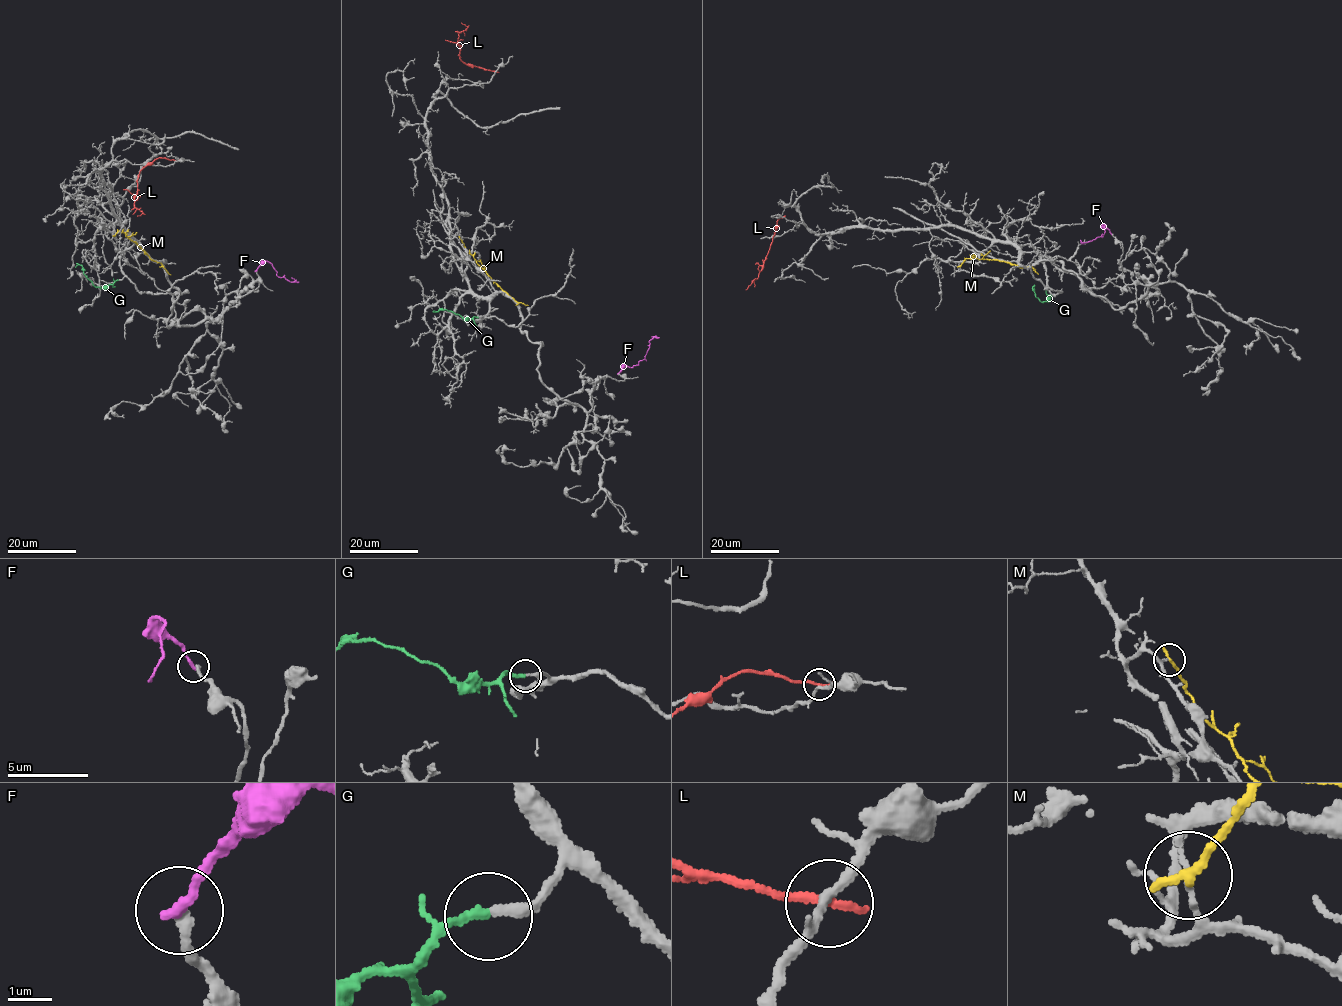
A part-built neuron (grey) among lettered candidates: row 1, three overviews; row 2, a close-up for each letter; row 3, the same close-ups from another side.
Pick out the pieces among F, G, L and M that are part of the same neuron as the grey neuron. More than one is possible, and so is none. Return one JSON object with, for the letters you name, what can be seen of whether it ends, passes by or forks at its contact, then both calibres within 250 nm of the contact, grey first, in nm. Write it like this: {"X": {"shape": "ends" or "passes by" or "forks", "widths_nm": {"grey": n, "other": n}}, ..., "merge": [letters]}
{"G": {"shape": "ends", "widths_nm": {"grey": 220, "other": 220}}, "merge": ["G"]}

